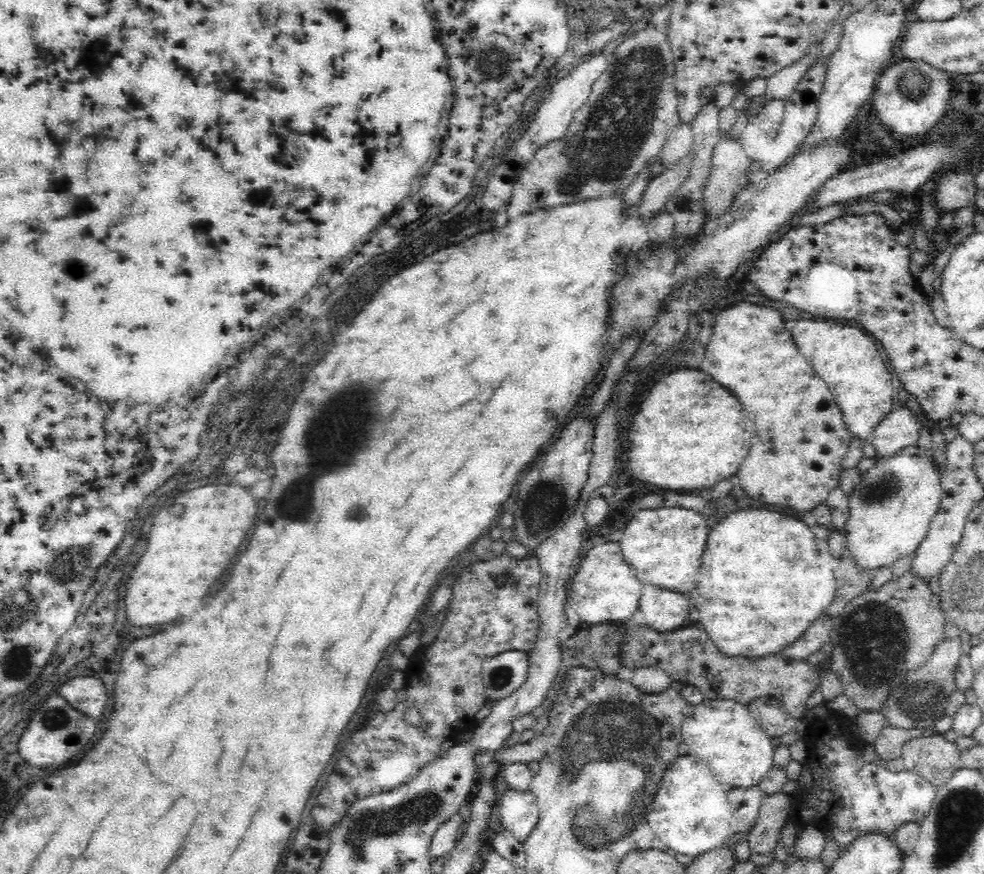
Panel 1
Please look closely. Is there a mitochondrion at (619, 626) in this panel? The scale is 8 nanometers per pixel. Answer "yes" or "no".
no

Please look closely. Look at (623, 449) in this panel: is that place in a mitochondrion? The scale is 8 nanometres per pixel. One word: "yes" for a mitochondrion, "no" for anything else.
no

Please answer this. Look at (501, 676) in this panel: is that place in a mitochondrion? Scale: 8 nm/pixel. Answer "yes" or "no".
yes

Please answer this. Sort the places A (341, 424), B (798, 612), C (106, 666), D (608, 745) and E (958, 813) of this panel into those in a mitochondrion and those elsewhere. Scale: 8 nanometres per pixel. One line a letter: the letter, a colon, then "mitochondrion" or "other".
A: mitochondrion
B: other
C: other
D: mitochondrion
E: mitochondrion

